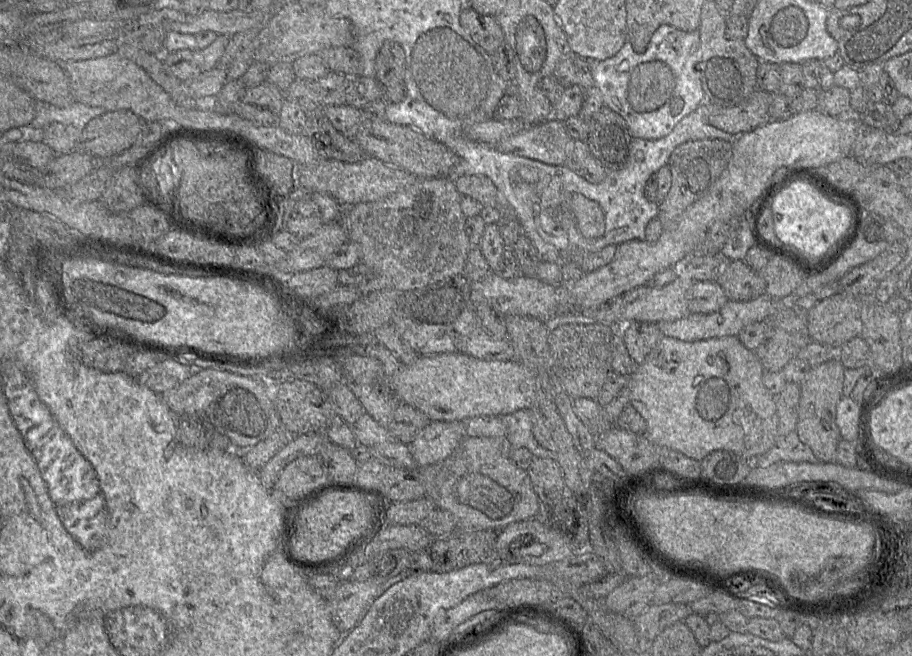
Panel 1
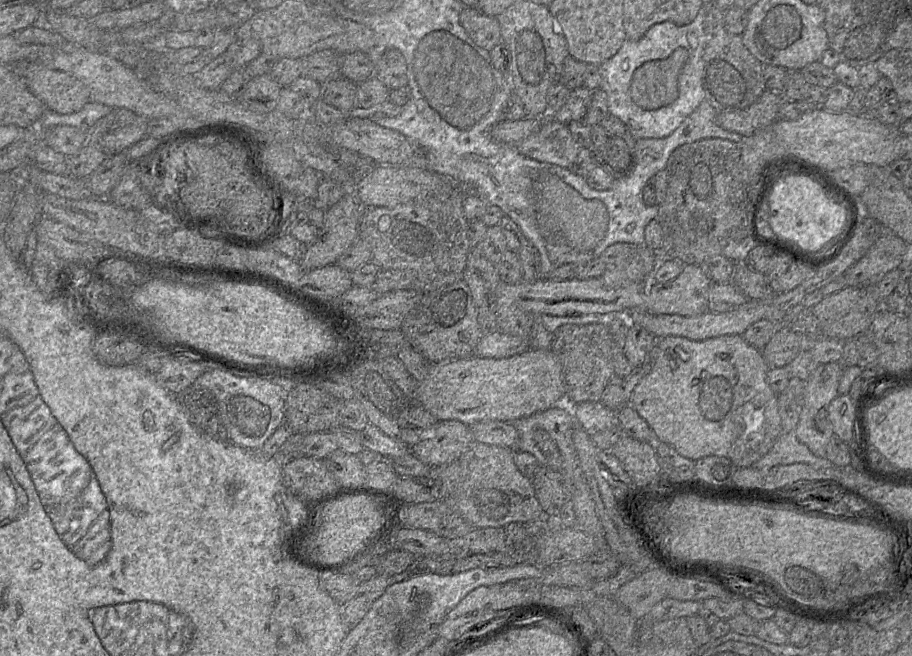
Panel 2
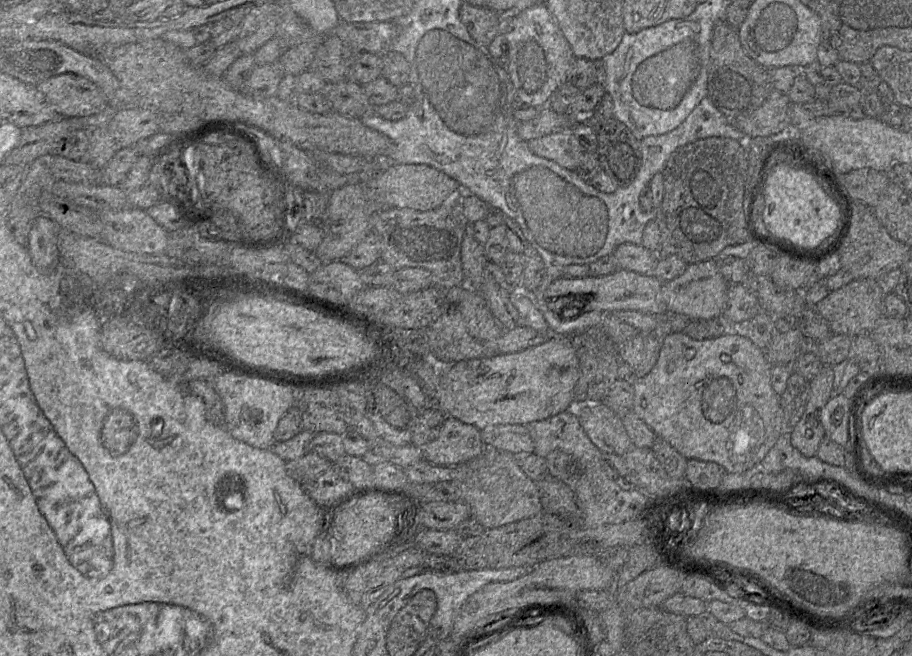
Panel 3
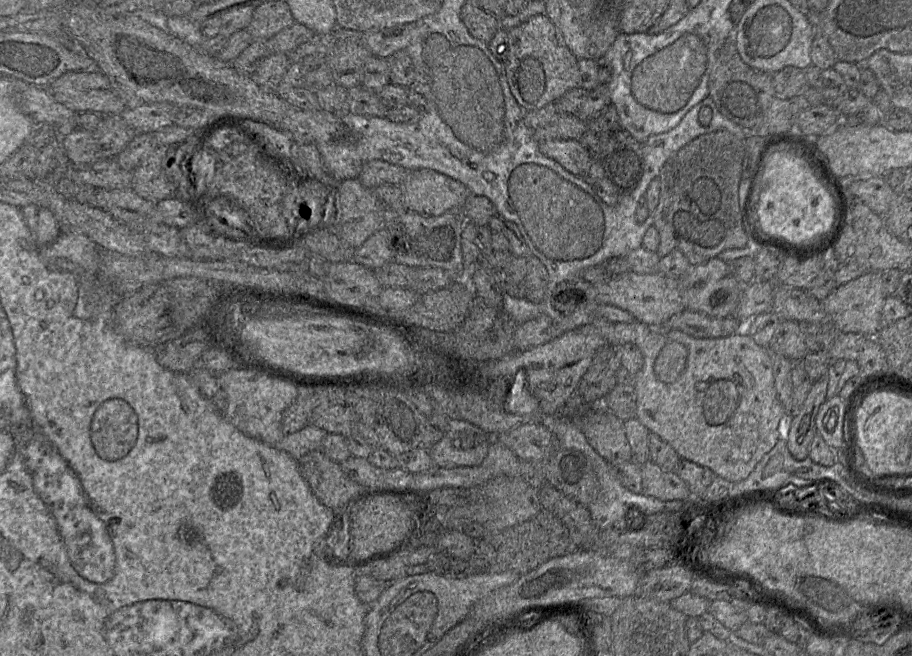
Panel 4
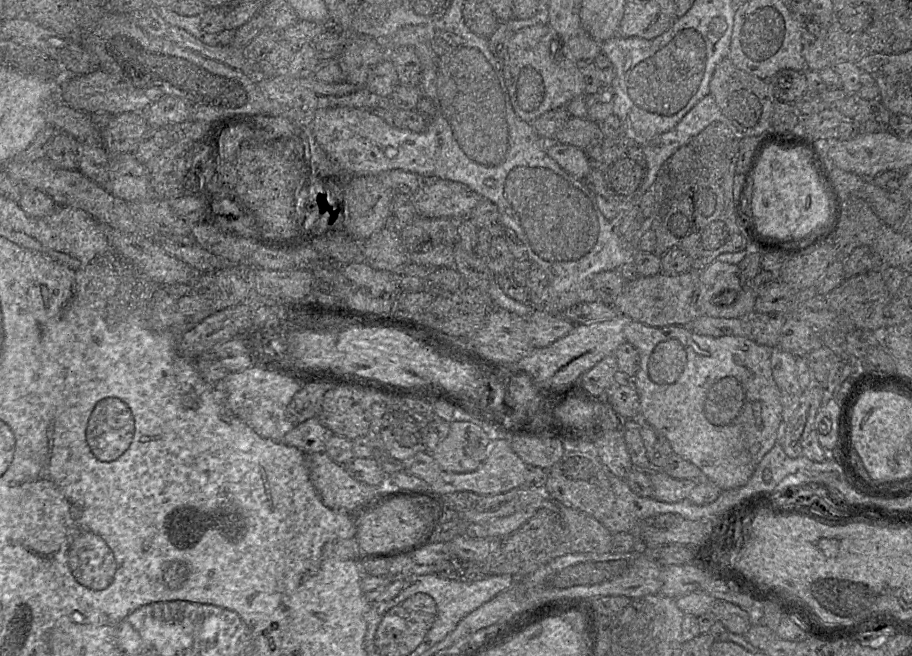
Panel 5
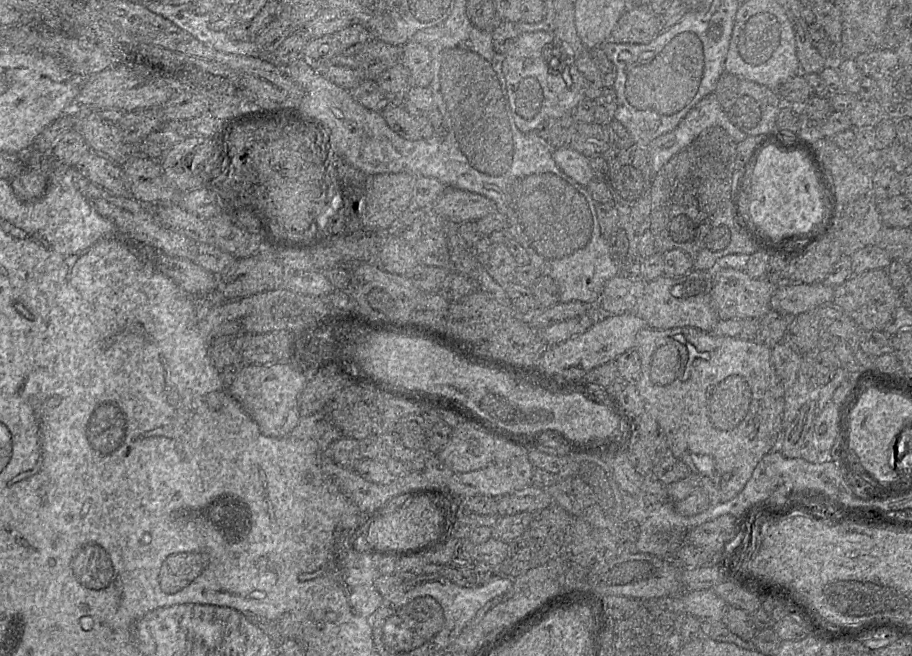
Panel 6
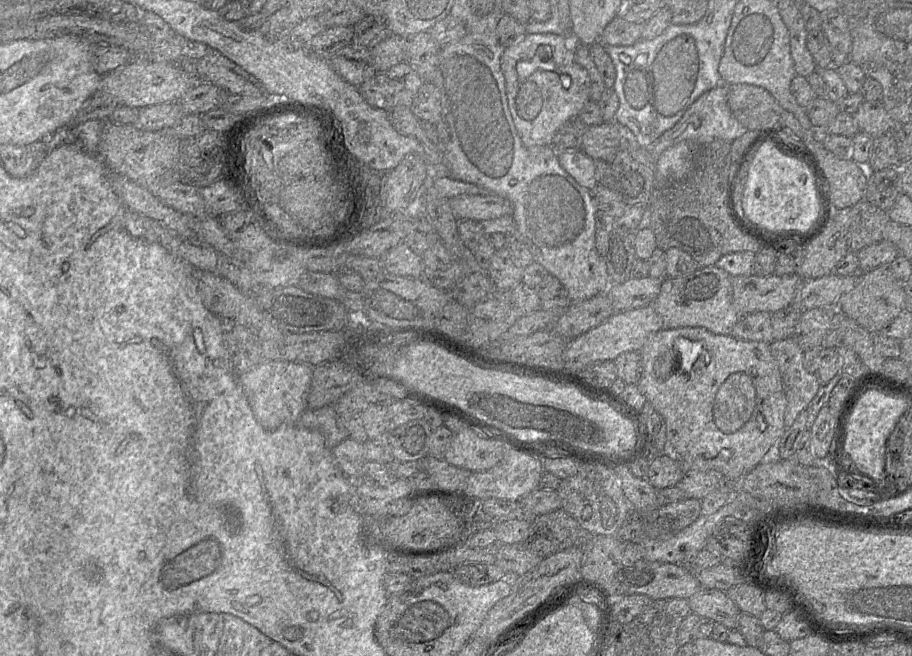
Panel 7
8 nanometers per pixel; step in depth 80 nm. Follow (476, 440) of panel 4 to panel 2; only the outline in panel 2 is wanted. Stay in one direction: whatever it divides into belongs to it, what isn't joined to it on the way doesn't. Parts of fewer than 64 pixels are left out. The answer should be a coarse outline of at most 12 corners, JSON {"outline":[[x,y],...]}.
{"outline":[[439,421],[410,451],[428,467],[475,442],[470,426]]}

